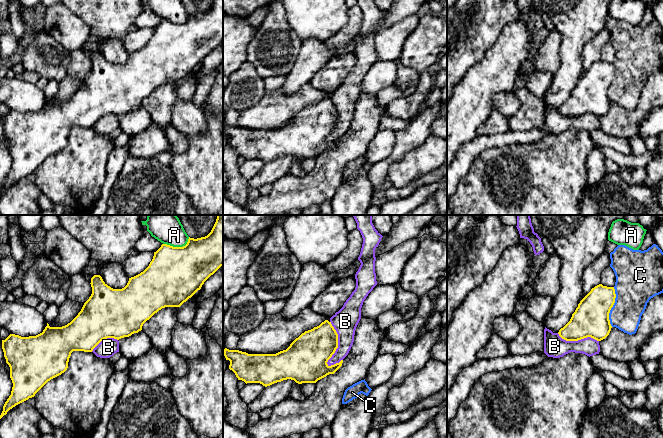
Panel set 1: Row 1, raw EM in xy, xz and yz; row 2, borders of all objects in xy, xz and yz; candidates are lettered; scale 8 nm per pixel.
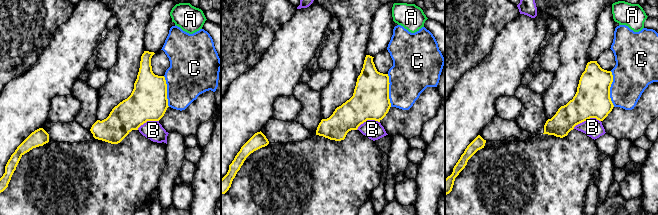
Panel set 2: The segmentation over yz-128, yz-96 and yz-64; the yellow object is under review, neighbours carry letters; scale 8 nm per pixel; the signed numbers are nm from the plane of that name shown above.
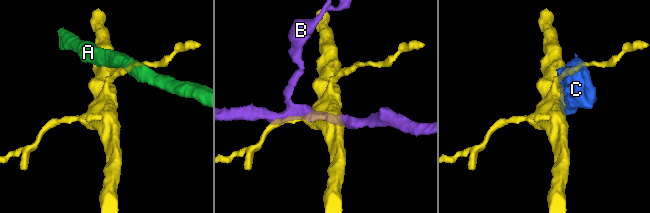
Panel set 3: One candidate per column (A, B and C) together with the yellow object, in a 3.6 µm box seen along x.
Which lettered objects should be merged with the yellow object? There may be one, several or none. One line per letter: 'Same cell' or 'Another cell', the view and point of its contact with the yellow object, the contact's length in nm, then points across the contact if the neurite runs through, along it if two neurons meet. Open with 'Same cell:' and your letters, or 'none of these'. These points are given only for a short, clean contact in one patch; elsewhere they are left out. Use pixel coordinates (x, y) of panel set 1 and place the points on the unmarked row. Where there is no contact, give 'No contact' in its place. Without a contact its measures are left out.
Same cell: none of these
A: Another cell. Touches yellow at xy (177, 23). Shared border 220 nm
B: Another cell. Touches yellow at xz (337, 120). Shared border 360 nm
C: Another cell. Touches yellow at yz (612, 82). Shared border 320 nm

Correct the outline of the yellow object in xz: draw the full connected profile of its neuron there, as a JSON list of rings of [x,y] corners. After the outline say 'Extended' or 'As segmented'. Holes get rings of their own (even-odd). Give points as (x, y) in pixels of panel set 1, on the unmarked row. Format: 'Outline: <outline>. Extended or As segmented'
Outline: [[[325,96],[319,102],[305,107],[290,122],[276,130],[248,130],[239,126],[223,126],[226,136],[230,137],[229,145],[238,156],[247,159],[260,159],[267,163],[283,156],[291,155],[298,160],[316,159],[329,150],[334,150],[343,139],[329,142],[328,136],[338,124],[338,110],[331,98]]]. As segmented

